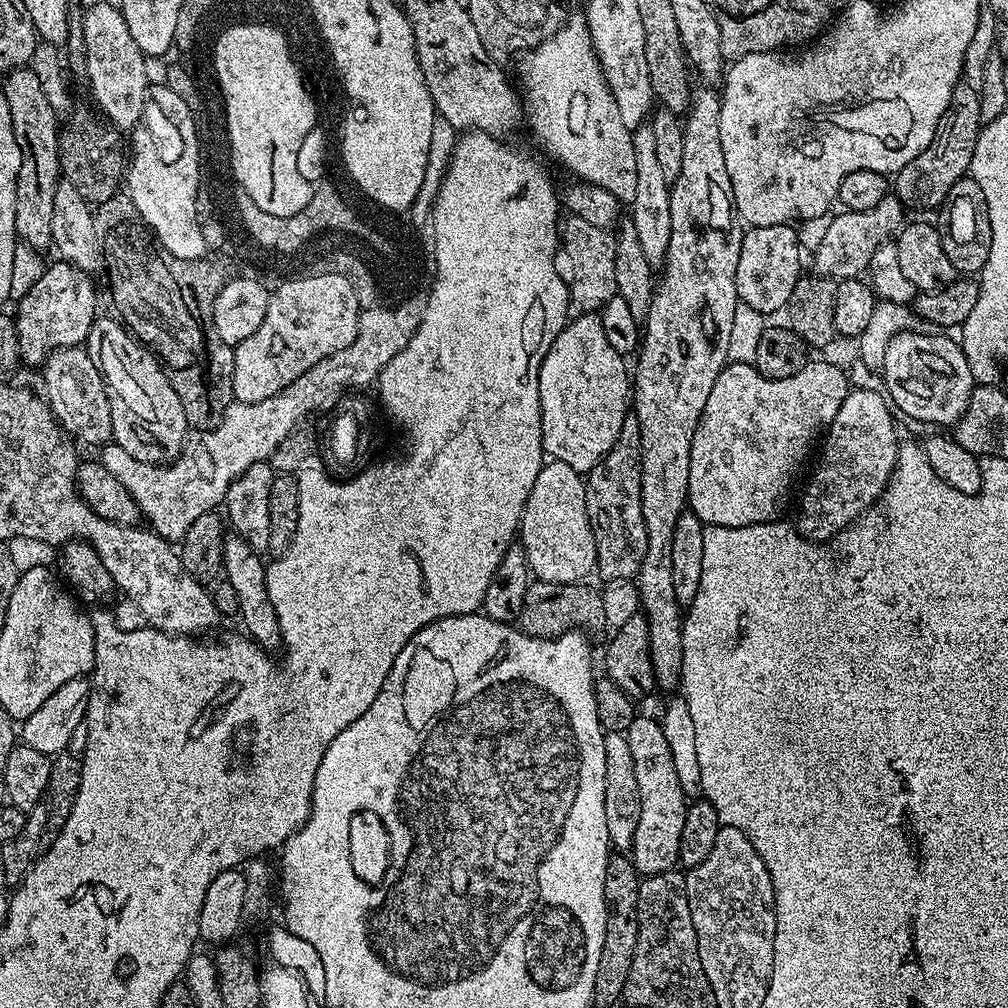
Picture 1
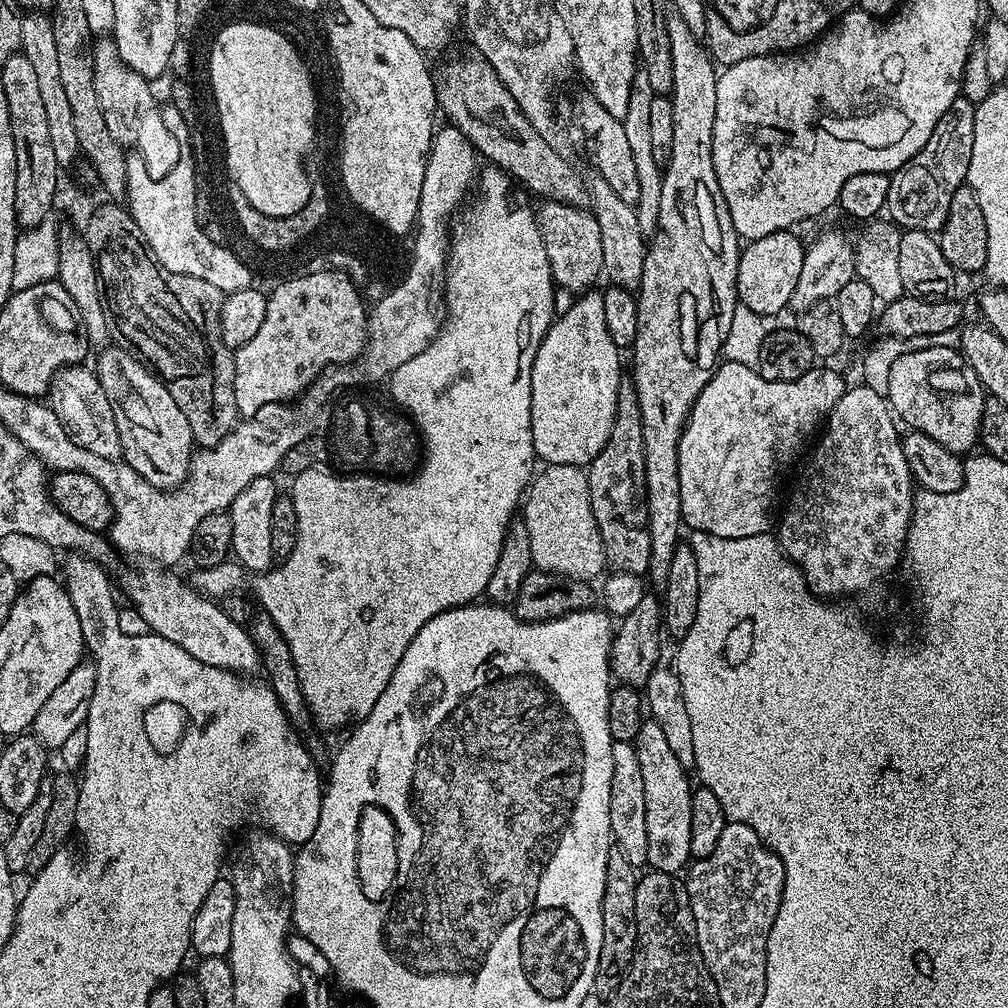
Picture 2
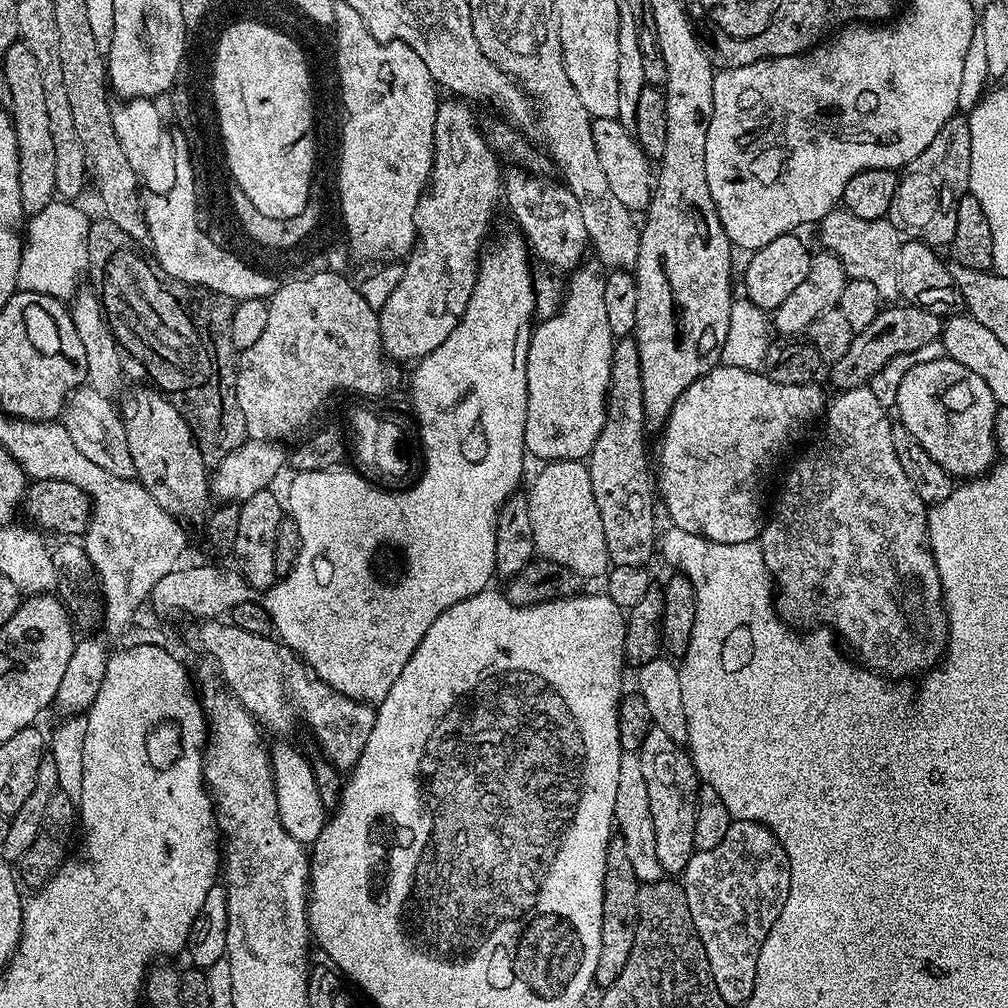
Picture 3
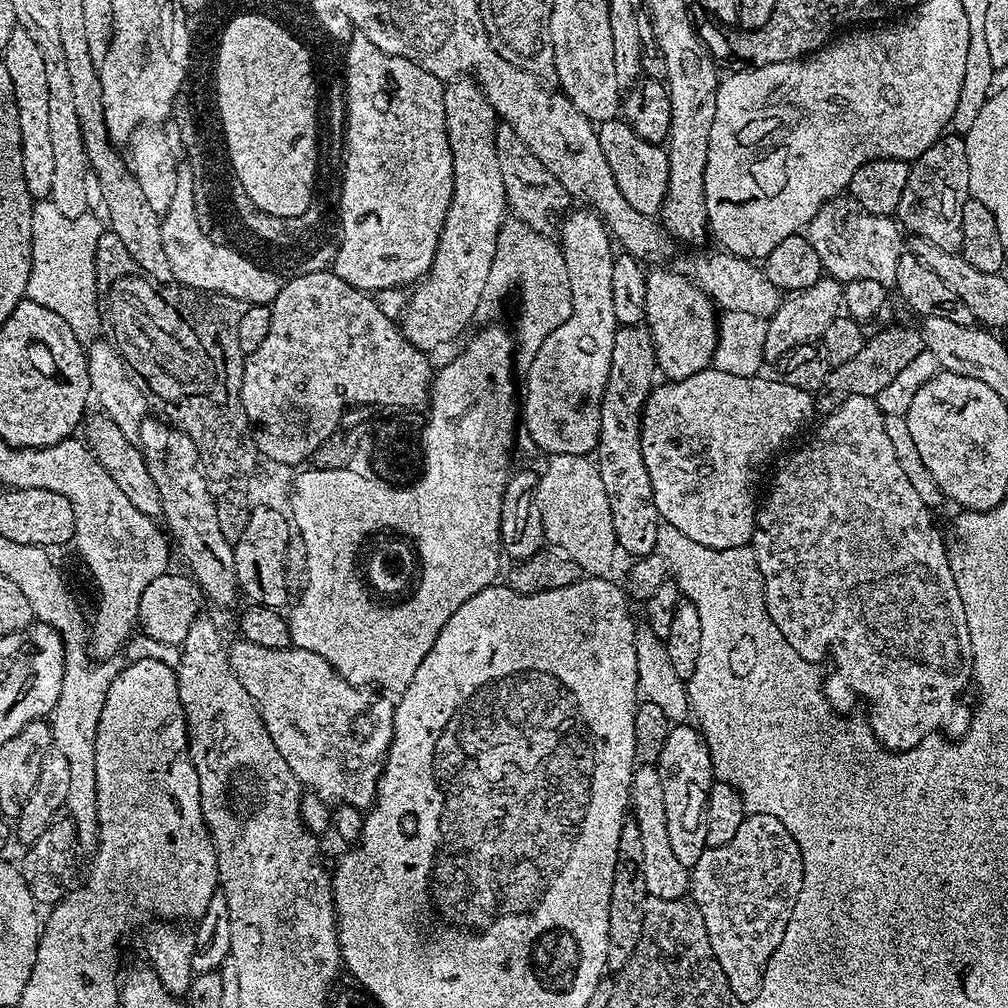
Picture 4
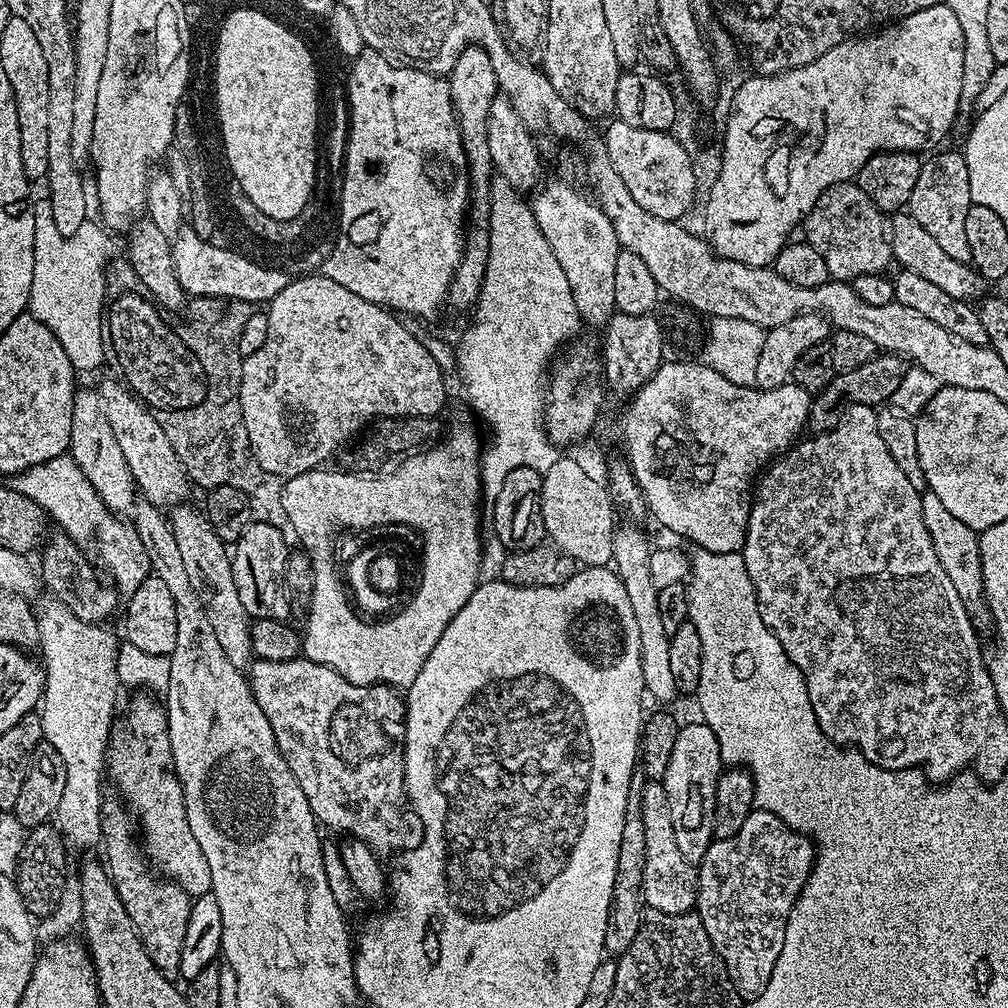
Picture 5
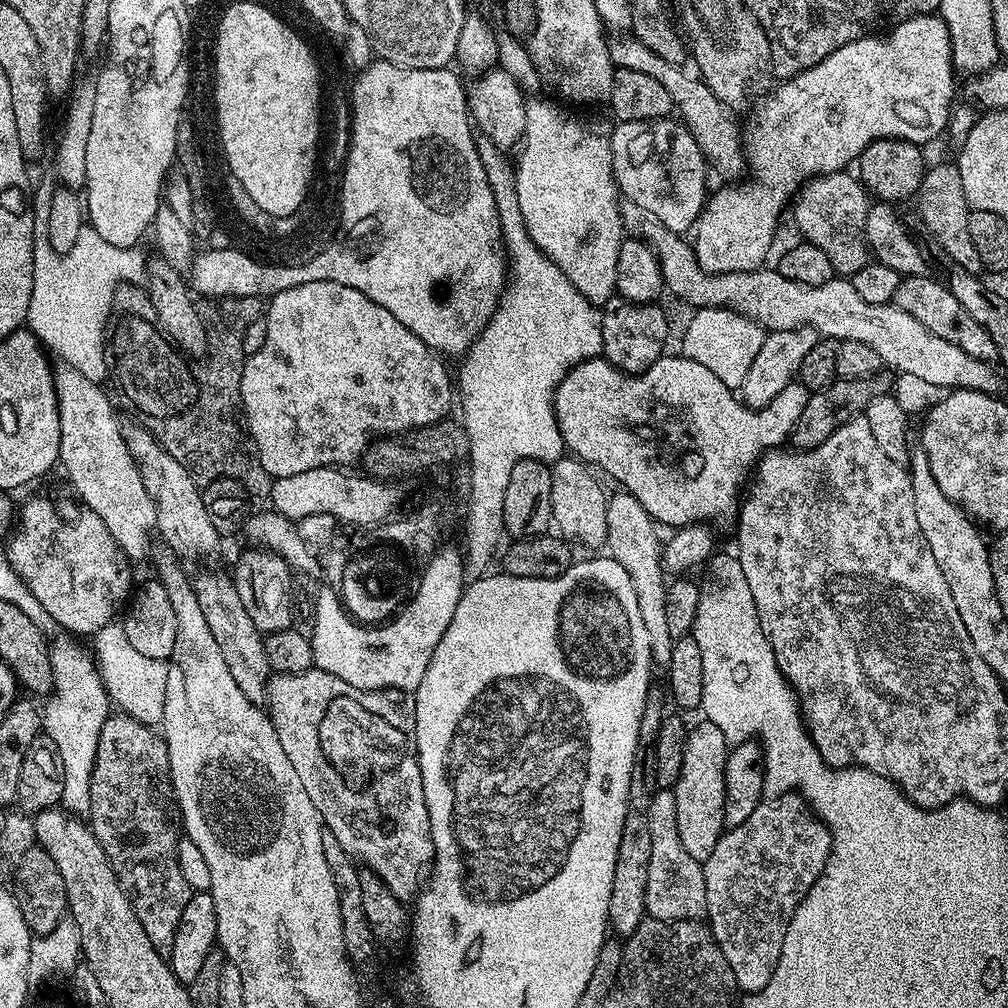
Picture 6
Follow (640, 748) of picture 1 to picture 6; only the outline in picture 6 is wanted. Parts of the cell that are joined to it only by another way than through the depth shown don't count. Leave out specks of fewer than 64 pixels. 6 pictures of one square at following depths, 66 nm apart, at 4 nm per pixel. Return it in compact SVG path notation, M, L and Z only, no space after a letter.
M706 718L687 729L684 753L680 763L680 776L676 779L676 813L678 814L678 838L682 838L682 850L690 858L701 862L708 860L718 846L726 829L723 822L724 771L730 745L728 739Z

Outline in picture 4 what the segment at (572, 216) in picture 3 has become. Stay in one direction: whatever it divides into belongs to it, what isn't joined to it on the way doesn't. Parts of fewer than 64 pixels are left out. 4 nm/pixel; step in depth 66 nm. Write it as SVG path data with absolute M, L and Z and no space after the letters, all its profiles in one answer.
M501 123L496 129L496 153L502 186L506 186L508 207L515 219L526 222L531 228L544 230L556 215L559 217L569 211L570 197L566 186L562 186L562 182L558 182L558 178L554 178L554 174L530 154L530 146L526 146L508 124Z

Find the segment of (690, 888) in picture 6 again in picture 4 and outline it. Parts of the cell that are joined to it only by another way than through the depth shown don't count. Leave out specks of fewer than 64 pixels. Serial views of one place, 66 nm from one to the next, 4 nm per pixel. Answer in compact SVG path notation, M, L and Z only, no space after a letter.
M640 766L633 771L632 788L628 791L630 816L636 821L635 835L640 836L640 877L644 880L644 891L654 898L683 900L690 892L690 872L674 858L670 840L666 834L666 806L662 803L662 784L655 767Z

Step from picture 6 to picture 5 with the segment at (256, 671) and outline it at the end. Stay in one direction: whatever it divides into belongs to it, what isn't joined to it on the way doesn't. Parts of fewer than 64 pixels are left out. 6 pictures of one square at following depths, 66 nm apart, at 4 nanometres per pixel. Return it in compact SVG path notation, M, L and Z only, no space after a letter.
M185 502L175 505L170 512L174 542L178 542L178 550L182 553L182 566L186 566L190 586L194 586L198 602L202 602L202 610L206 610L206 618L210 618L210 626L214 626L218 643L222 645L222 650L226 650L226 658L230 658L236 668L247 669L254 659L250 642L252 625L246 606L242 606L238 598L238 586L234 586L229 549L225 541L218 538L203 511L199 507L191 508L190 504Z

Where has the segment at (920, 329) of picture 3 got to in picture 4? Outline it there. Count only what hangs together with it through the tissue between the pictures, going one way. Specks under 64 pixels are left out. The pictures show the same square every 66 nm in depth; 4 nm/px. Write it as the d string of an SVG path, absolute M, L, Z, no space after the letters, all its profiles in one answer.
M884 328L877 336L869 335L865 339L862 350L850 362L842 362L842 366L829 371L826 382L820 391L815 393L814 408L817 413L827 414L835 410L840 403L851 396L871 396L875 398L883 387L894 382L898 370L904 369L914 358L925 351L924 338L919 331L903 332L902 329Z

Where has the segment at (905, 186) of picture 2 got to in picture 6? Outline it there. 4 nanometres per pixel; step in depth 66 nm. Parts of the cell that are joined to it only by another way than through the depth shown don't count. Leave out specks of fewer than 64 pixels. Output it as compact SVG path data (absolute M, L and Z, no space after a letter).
M955 163L936 164L925 171L920 191L914 197L914 205L920 211L920 220L924 223L924 228L936 239L936 244L952 259L951 263L955 267L966 270L973 274L981 271L982 265L978 258L978 250L974 242L970 239L968 229L968 199L962 190L962 178L960 169Z

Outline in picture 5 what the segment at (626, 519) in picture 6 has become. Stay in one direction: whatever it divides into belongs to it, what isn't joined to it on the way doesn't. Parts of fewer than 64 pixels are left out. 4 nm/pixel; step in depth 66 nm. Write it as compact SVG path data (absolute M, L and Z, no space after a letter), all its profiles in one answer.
M617 527L612 534L612 564L622 586L626 586L626 595L630 598L630 607L634 610L634 618L638 618L638 642L641 650L642 678L644 691L656 700L677 699L678 693L674 686L674 678L670 671L670 632L658 610L658 589L654 586L654 578L650 578L648 553L650 543L639 532L639 527Z

